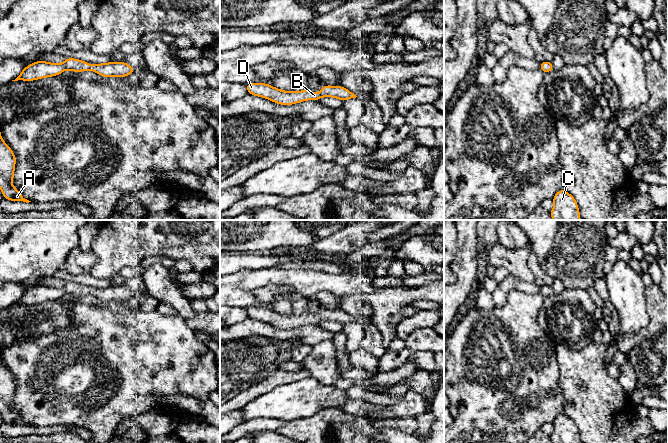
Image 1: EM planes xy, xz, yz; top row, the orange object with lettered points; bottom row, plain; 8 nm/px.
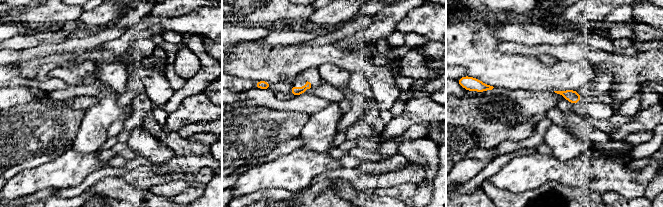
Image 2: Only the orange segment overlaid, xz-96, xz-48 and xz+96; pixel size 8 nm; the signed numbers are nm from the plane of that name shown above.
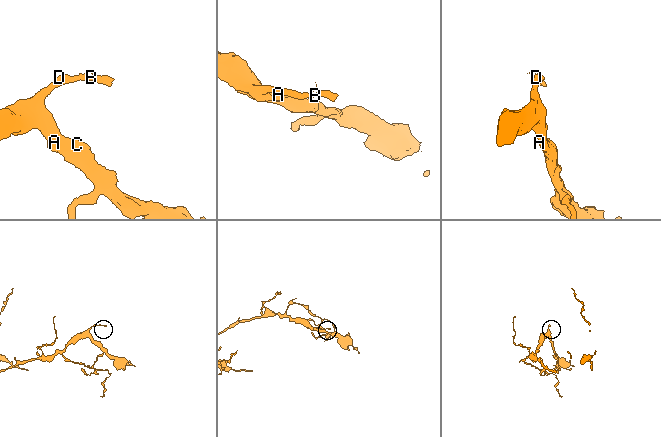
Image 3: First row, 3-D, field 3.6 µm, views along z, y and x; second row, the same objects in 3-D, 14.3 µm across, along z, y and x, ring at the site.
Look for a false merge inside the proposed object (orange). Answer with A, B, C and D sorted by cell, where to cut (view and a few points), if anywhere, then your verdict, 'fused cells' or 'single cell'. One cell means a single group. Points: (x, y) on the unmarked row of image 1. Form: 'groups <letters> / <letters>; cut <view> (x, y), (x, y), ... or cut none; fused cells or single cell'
groups A B C D; cut none; single cell

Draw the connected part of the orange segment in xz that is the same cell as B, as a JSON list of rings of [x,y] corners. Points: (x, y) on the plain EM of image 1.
[[[248,307],[248,318],[269,323],[276,328],[292,329],[306,324],[318,325],[321,321],[333,321],[345,325],[357,320],[343,310],[323,309],[318,317],[312,317],[310,311],[304,315],[283,315],[266,307]]]

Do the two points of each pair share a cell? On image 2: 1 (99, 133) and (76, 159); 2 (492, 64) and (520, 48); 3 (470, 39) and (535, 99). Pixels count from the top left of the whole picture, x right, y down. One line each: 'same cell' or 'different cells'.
1: different cells
2: different cells
3: different cells

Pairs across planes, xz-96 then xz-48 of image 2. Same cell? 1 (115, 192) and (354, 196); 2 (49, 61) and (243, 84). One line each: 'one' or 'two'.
1: one
2: two

